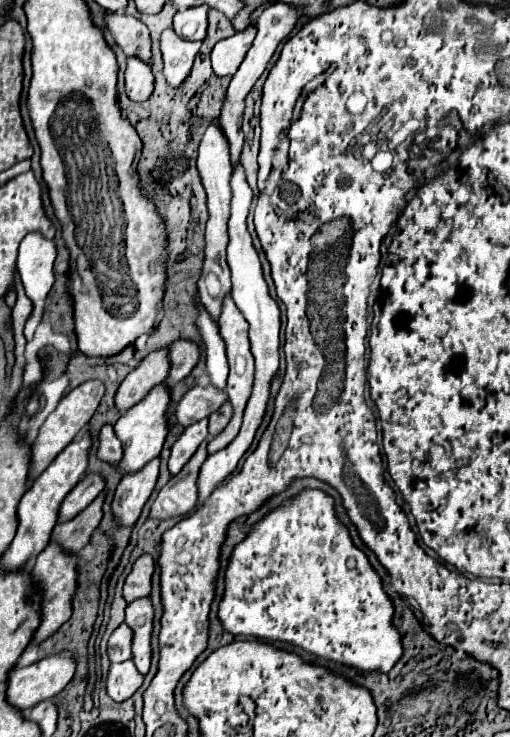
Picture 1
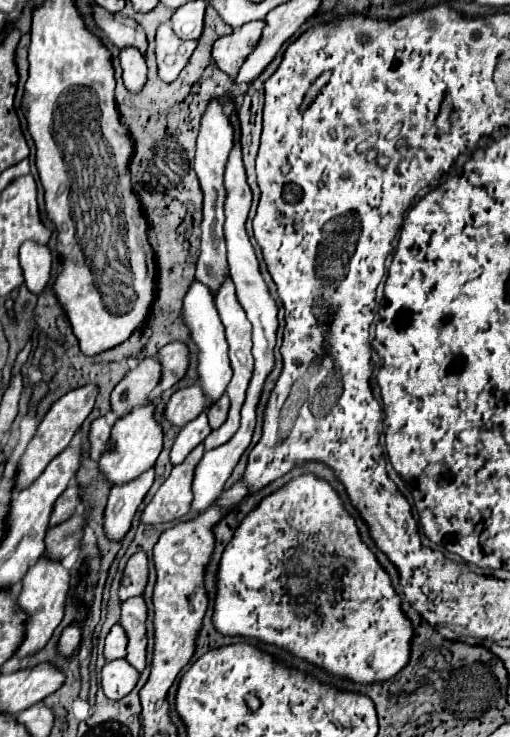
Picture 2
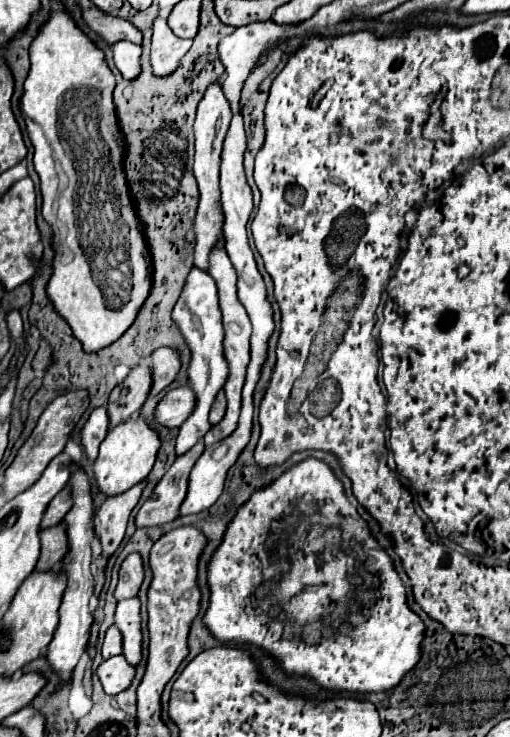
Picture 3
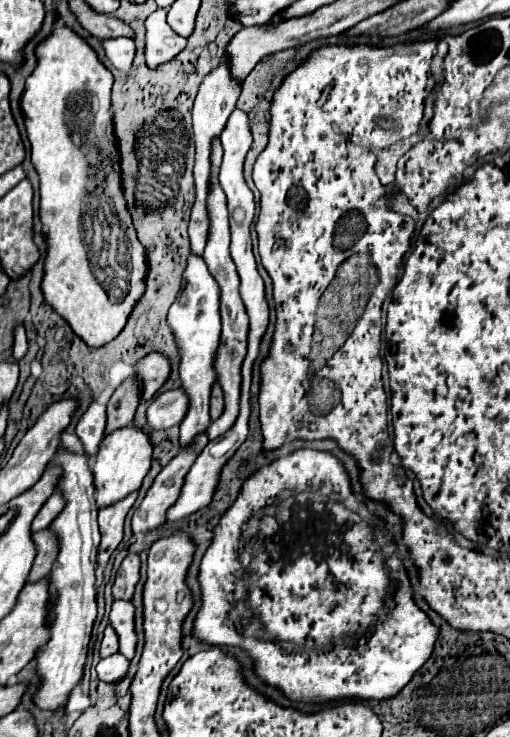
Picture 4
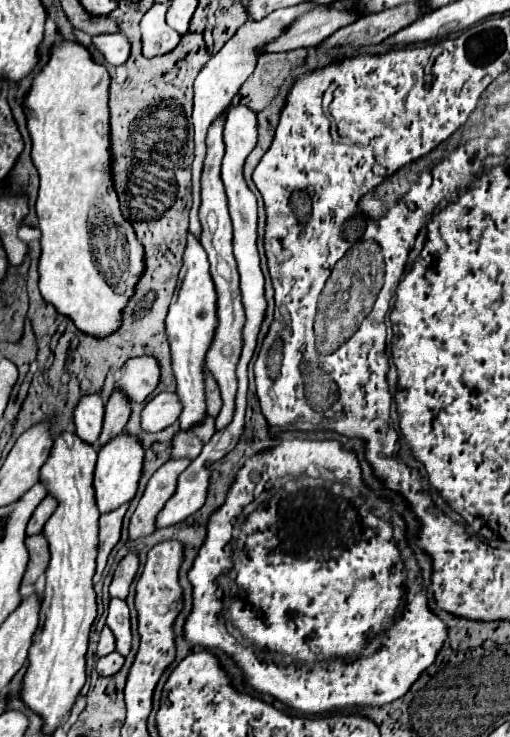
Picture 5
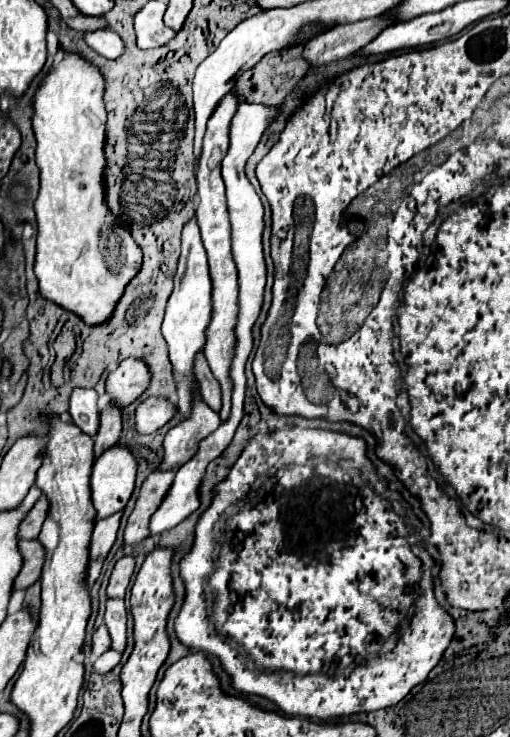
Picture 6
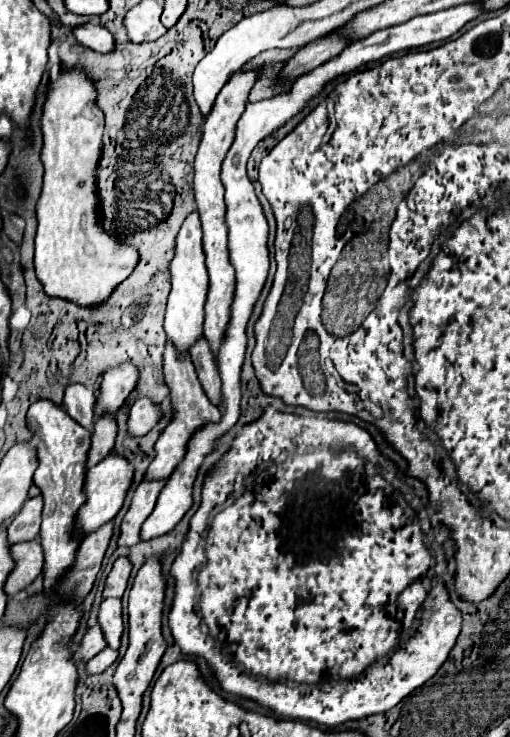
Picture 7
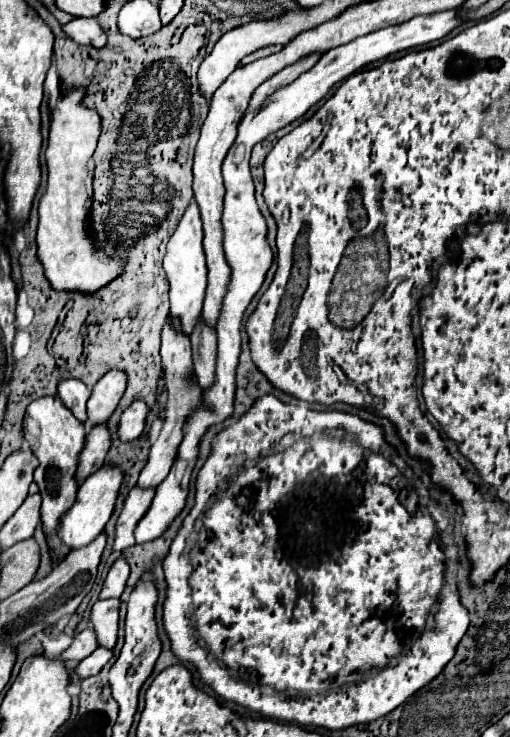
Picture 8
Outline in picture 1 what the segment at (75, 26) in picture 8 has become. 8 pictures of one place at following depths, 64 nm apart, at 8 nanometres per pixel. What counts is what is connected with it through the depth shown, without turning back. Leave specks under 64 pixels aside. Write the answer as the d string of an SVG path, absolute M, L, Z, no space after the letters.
M132 56L126 58L126 92L130 96L130 100L146 100L152 94L152 84L154 84L154 76L148 64L144 64L142 60L136 60Z

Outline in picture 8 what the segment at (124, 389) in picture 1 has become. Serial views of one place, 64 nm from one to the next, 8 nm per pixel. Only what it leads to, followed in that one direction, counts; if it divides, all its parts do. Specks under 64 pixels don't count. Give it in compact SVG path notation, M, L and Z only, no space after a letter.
M94 426L90 434L86 436L86 444L80 452L80 464L76 468L76 482L82 484L82 480L88 478L88 474L102 468L106 452L110 448L110 434L106 426Z

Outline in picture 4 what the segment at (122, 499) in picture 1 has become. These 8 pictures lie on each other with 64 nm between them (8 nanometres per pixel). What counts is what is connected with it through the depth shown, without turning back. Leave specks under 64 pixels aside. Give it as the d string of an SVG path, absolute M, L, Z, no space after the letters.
M132 492L128 498L116 502L114 506L108 508L100 508L98 514L98 522L100 522L100 534L102 534L102 542L100 542L100 550L98 550L98 576L102 574L102 568L108 564L110 554L116 550L116 546L122 542L122 528L124 528L124 518L128 514L128 510L132 508L134 500L136 500L136 492Z

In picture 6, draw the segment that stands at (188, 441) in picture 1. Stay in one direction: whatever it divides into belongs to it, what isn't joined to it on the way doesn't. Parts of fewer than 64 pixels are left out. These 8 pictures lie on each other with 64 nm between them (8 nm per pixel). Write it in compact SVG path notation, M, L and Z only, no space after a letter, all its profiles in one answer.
M196 218L188 220L182 230L182 252L178 258L178 268L174 274L174 292L170 294L166 316L162 324L162 334L168 342L170 350L170 362L174 370L174 380L178 386L178 408L182 412L182 418L190 414L190 402L192 402L192 382L194 382L194 354L204 348L206 336L204 330L210 322L210 274L208 274L208 262L206 252L200 238L200 228L196 224Z

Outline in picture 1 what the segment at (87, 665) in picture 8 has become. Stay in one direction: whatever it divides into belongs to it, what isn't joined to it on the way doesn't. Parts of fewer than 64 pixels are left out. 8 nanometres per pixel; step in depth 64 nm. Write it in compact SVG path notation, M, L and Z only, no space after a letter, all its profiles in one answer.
M126 660L120 664L110 664L106 692L114 702L124 702L142 686L142 680L144 680L144 676L136 670L132 660Z

